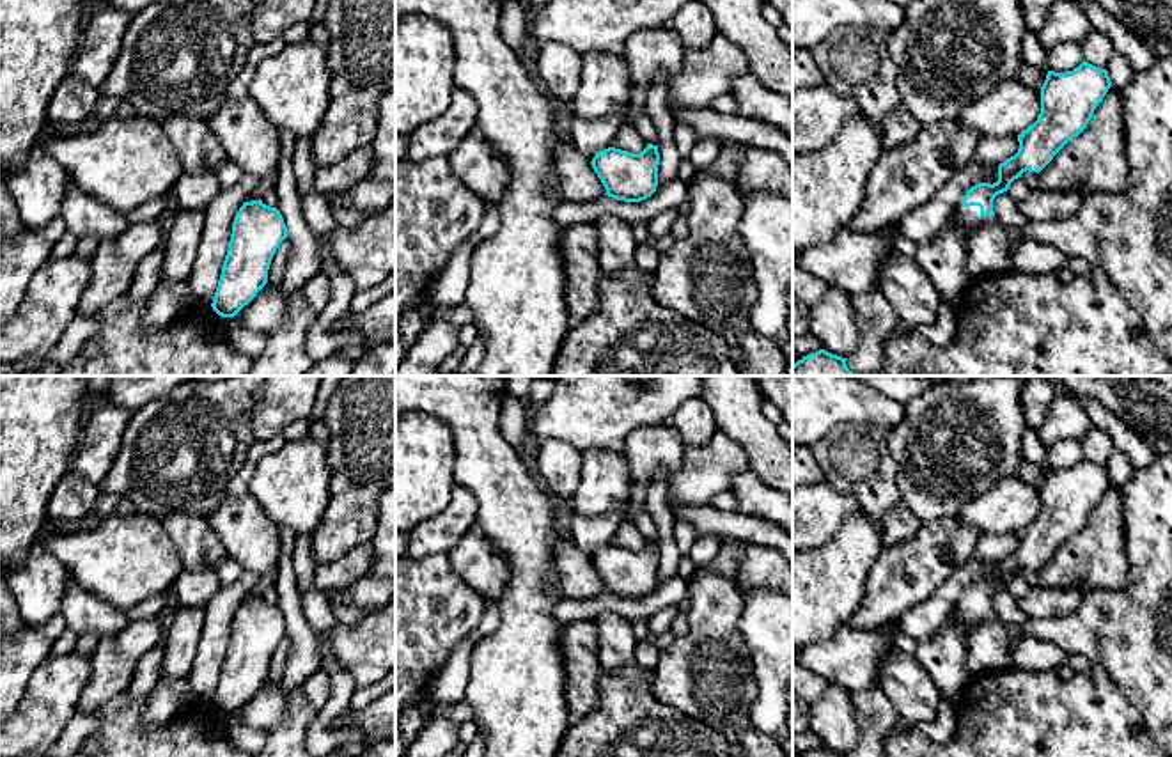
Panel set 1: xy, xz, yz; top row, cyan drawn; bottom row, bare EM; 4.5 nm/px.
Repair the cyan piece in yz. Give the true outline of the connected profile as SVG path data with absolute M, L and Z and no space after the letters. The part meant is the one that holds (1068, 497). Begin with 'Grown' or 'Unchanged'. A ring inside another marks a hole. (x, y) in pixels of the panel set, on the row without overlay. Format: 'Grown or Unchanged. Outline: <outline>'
Grown. Outline: M1082 459L1073 468L1048 468L1041 484L1041 511L1018 532L1020 546L998 562L998 578L972 583L956 605L956 617L970 636L982 622L993 620L993 597L1009 587L1023 569L1041 569L1053 553L1092 516L1096 503L1112 484L1106 466Z

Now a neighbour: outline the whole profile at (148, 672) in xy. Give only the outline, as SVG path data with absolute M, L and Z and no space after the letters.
M160 644L140 658L133 672L131 683L124 691L129 702L145 698L158 684L158 681L161 679L163 656L165 651Z

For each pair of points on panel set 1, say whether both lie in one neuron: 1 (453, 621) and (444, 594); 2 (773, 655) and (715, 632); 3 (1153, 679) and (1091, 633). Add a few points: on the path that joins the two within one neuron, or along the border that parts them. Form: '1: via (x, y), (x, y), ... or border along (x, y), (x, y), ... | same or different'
1: via (445, 614), (444, 601) | same
2: border along (742, 603), (738, 630), (757, 685) | different
3: via (1137, 663), (1107, 633) | same

